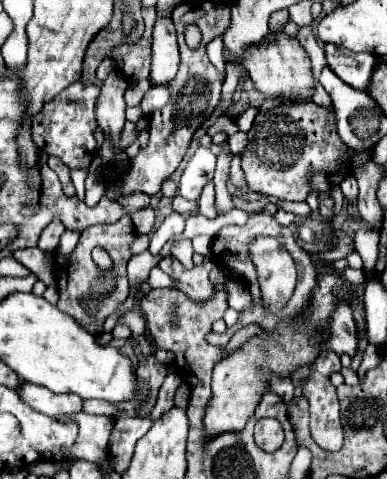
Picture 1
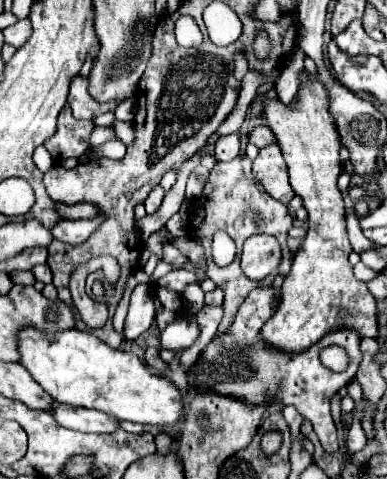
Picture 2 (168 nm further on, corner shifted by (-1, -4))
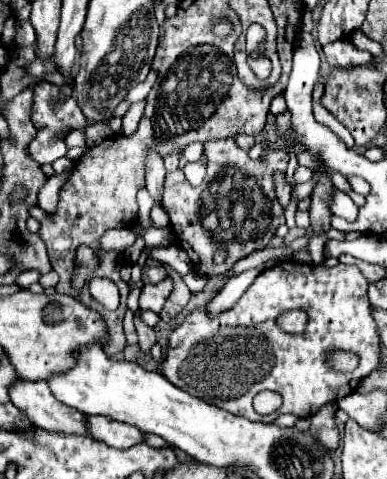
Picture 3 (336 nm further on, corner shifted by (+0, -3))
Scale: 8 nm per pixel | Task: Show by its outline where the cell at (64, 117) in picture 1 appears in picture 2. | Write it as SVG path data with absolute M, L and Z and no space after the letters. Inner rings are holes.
M66 104L58 116L58 130L44 144L54 160L78 158L88 150L88 136L94 130L94 122L90 120L76 120L72 116L70 106Z

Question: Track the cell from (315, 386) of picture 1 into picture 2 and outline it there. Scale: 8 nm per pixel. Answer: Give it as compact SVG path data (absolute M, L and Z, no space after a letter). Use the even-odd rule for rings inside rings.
M272 286L268 288L256 288L252 290L246 300L240 304L236 318L232 326L218 334L198 356L190 372L194 378L196 390L214 390L216 394L222 392L222 396L232 396L242 402L248 402L248 406L262 406L266 402L270 404L282 404L282 406L294 406L298 414L312 422L314 432L320 438L320 444L326 452L334 454L338 450L338 438L336 438L336 426L330 416L330 398L344 388L358 372L358 366L362 362L362 352L358 350L358 342L362 336L356 330L336 330L320 338L314 346L310 346L304 352L292 352L286 354L284 350L278 350L270 346L266 340L262 340L260 332L266 320L278 310L276 290ZM326 346L342 346L350 356L350 366L344 372L332 372L320 364L320 350Z

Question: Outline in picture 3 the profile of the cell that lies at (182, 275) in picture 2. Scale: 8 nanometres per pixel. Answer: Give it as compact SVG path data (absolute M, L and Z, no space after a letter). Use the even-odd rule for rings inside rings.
M153 267L153 269L145 269L141 279L143 279L146 283L157 284L159 281L163 281L165 277L167 277L167 271L165 271L163 267Z

